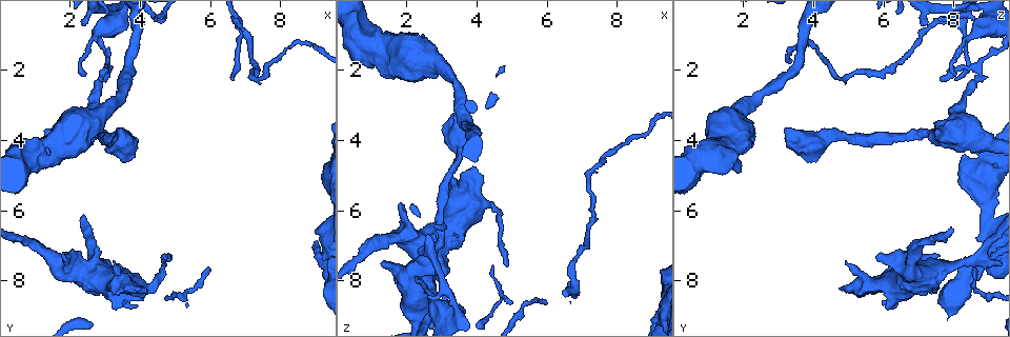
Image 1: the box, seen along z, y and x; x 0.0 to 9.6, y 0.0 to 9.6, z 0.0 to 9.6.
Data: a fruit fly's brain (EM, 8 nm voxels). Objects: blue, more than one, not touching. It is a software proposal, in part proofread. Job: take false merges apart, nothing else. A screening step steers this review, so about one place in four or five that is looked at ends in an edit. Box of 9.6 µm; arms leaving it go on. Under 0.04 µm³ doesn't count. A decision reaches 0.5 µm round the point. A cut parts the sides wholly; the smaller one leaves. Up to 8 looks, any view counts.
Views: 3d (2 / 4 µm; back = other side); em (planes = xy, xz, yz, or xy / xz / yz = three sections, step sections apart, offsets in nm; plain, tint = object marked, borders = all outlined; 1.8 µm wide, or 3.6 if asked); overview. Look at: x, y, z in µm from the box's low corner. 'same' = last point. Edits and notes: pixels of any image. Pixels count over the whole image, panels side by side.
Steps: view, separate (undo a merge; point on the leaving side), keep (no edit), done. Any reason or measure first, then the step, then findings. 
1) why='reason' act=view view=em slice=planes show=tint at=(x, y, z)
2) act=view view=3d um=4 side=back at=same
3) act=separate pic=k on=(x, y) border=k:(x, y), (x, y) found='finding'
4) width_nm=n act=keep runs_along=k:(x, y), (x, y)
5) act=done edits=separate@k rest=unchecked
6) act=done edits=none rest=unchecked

why='touches itself' act=view view=em um=3.6 slice=planes show=plain at=(2.45, 7.85, 6.90)

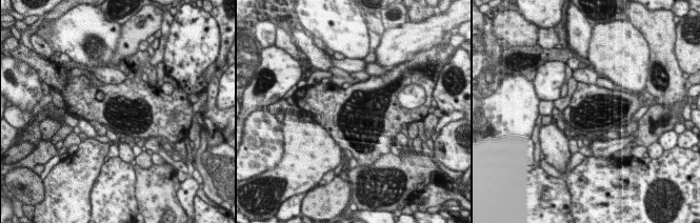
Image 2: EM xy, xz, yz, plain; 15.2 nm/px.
act=view view=em um=3.6 slice=planes show=tint at=same

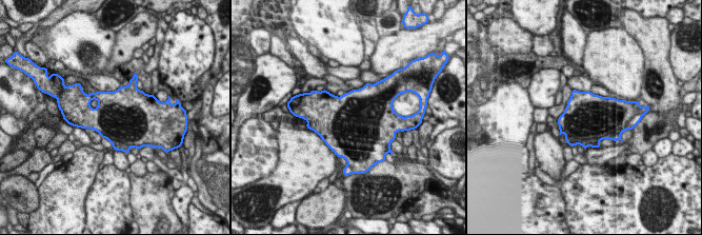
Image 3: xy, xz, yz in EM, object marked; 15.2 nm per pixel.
act=keep found='one neuron here'

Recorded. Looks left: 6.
why='sudden change in width' act=view view=3d um=4 at=(2.45, 3.55, 8.10)

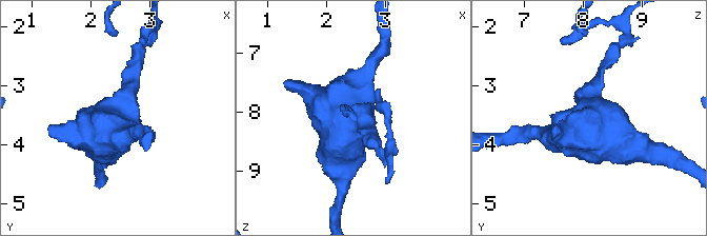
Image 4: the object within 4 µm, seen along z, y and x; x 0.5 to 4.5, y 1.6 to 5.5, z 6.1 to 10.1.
act=view view=em um=3.6 slice=xy step=4 show=tint at=(2.40, 3.55, 8.15)

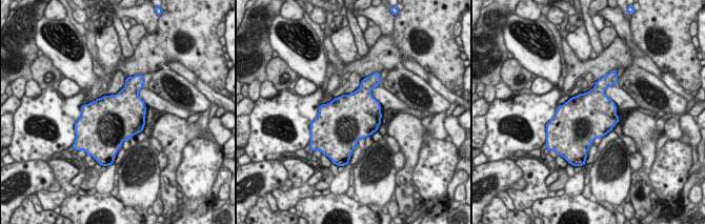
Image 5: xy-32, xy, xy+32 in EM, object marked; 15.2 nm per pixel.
act=view view=em um=3.6 slice=planes show=borders at=same

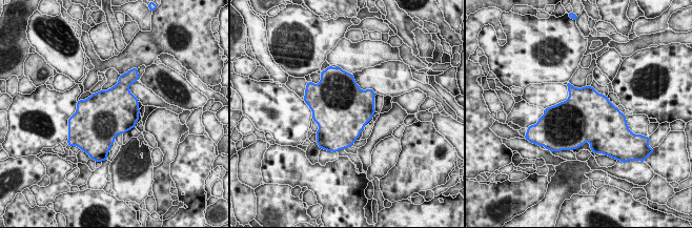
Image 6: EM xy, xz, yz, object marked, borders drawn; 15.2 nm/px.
width_nm=750 act=keep found='one neuron here'

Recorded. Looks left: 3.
act=done edits=none rest=unchecked

